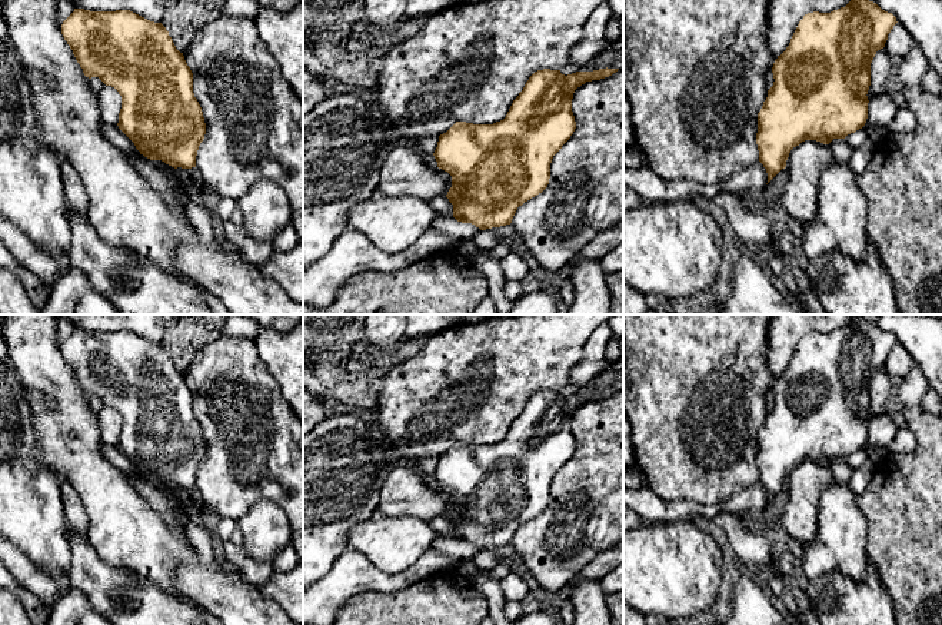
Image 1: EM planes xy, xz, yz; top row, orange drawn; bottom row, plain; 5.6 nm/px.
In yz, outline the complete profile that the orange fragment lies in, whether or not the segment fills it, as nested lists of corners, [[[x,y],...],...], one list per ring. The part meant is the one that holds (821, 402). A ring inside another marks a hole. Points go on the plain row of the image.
[[[862,318],[831,333],[813,332],[803,336],[789,366],[773,383],[775,402],[758,433],[756,465],[768,503],[786,488],[790,471],[802,462],[829,465],[865,446],[871,383],[876,372],[885,368],[896,343],[892,333]]]

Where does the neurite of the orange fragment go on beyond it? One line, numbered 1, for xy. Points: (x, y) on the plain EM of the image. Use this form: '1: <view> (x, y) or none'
1: none

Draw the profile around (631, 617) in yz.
[[[623,602],[623,625],[650,625],[652,621]]]

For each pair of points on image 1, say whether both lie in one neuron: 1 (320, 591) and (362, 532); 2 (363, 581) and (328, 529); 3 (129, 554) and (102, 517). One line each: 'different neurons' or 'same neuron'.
1: different neurons
2: different neurons
3: same neuron

